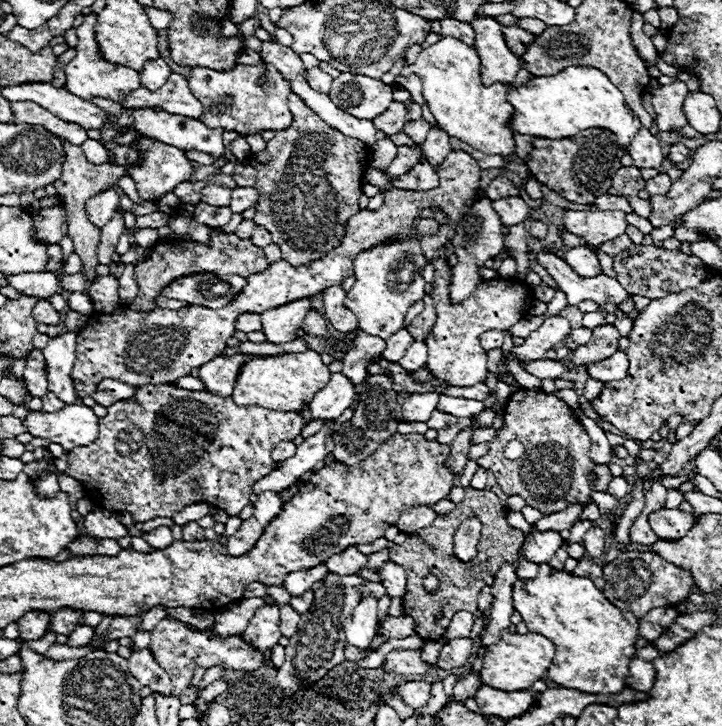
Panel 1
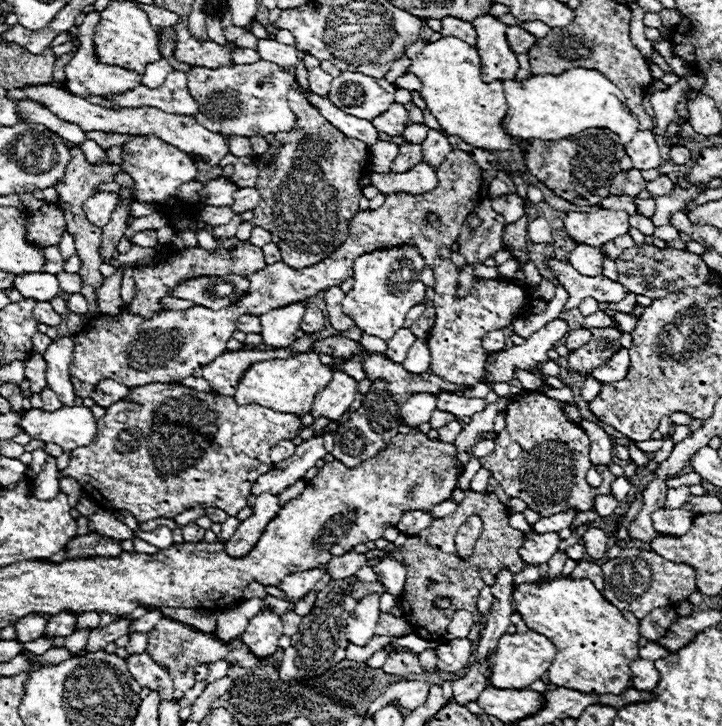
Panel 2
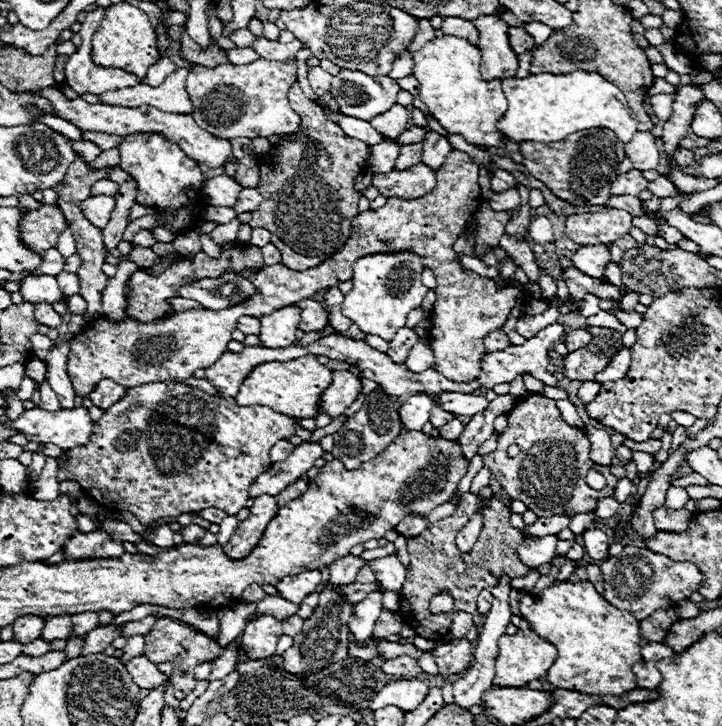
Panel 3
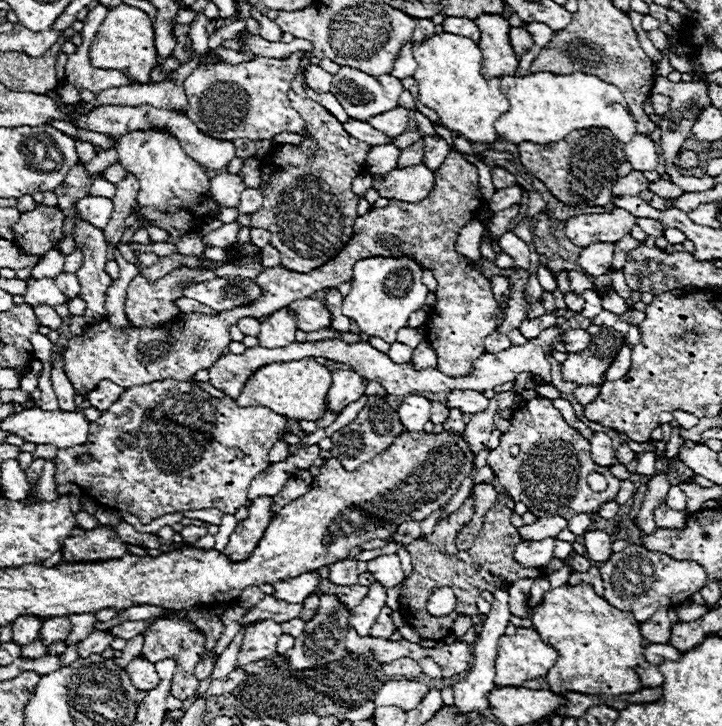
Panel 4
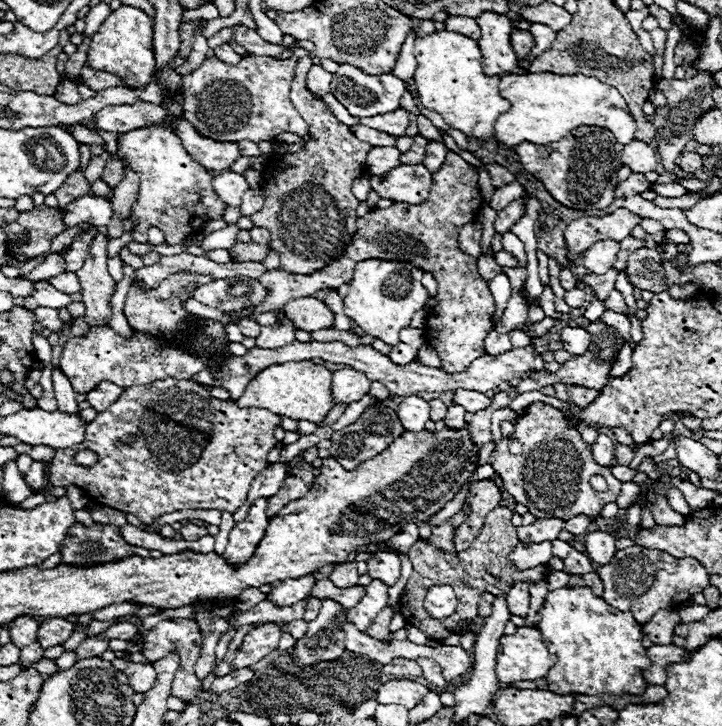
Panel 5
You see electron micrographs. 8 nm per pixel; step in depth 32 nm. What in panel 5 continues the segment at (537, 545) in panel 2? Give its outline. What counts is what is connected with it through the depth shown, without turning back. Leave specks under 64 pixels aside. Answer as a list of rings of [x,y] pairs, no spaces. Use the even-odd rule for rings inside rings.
[[[542,542],[542,544],[518,544],[510,552],[508,562],[520,572],[520,570],[530,570],[538,564],[546,564],[552,558],[552,544]]]

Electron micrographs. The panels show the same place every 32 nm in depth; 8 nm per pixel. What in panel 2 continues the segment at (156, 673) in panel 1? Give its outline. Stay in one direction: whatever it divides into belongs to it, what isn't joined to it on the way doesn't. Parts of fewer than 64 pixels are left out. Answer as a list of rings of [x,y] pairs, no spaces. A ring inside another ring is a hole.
[[[146,652],[130,656],[128,658],[128,670],[132,678],[142,686],[150,690],[162,690],[164,700],[174,700],[173,686],[170,676],[154,662]]]

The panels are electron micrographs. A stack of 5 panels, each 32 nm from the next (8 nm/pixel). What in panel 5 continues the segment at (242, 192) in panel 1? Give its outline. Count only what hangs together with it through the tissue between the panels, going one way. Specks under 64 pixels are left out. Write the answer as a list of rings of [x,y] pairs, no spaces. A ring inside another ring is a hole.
[[[250,188],[250,190],[244,194],[244,198],[242,198],[240,212],[242,212],[242,216],[252,216],[252,214],[256,214],[258,210],[262,210],[262,206],[264,206],[264,196],[262,196],[262,192]]]

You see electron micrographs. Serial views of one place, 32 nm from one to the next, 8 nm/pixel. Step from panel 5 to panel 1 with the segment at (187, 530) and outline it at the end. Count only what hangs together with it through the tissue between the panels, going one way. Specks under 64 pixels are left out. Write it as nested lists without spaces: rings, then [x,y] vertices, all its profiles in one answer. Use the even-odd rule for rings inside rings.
[[[190,522],[186,526],[182,526],[182,534],[186,542],[194,542],[194,540],[204,540],[204,528],[198,526],[196,522]]]

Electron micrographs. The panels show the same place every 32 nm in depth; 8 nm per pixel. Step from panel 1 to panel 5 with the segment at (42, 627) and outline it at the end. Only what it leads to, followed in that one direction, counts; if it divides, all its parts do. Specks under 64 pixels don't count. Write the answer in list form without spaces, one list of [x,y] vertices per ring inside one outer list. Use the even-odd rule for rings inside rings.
[[[18,616],[14,622],[8,624],[10,630],[10,642],[18,648],[24,648],[28,644],[32,644],[36,640],[36,632],[38,632],[38,622],[30,616]]]

